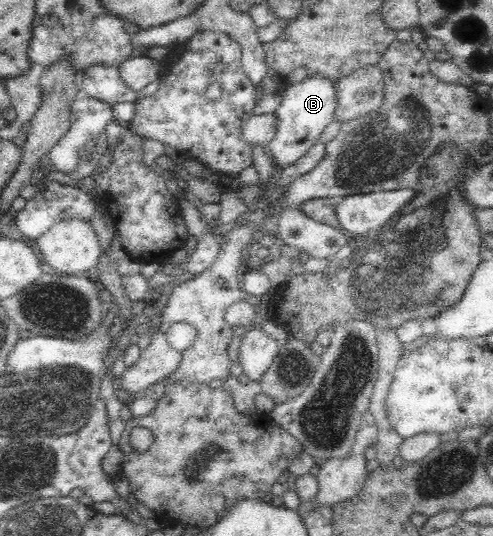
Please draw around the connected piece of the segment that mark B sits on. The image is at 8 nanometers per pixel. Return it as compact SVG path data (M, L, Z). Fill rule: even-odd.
M326 77L306 79L283 90L280 103L272 113L276 119L276 132L272 140L265 145L277 168L283 169L293 165L317 143L322 130L332 122L334 110L336 110L336 86Z

